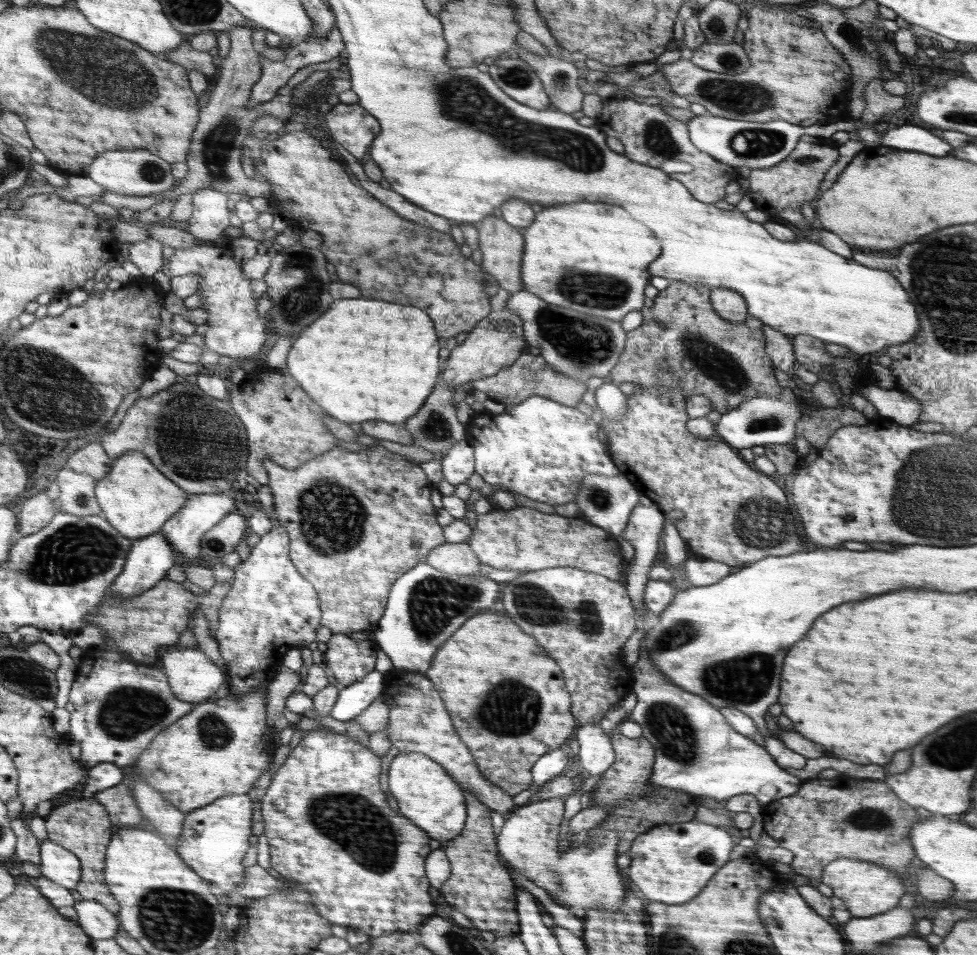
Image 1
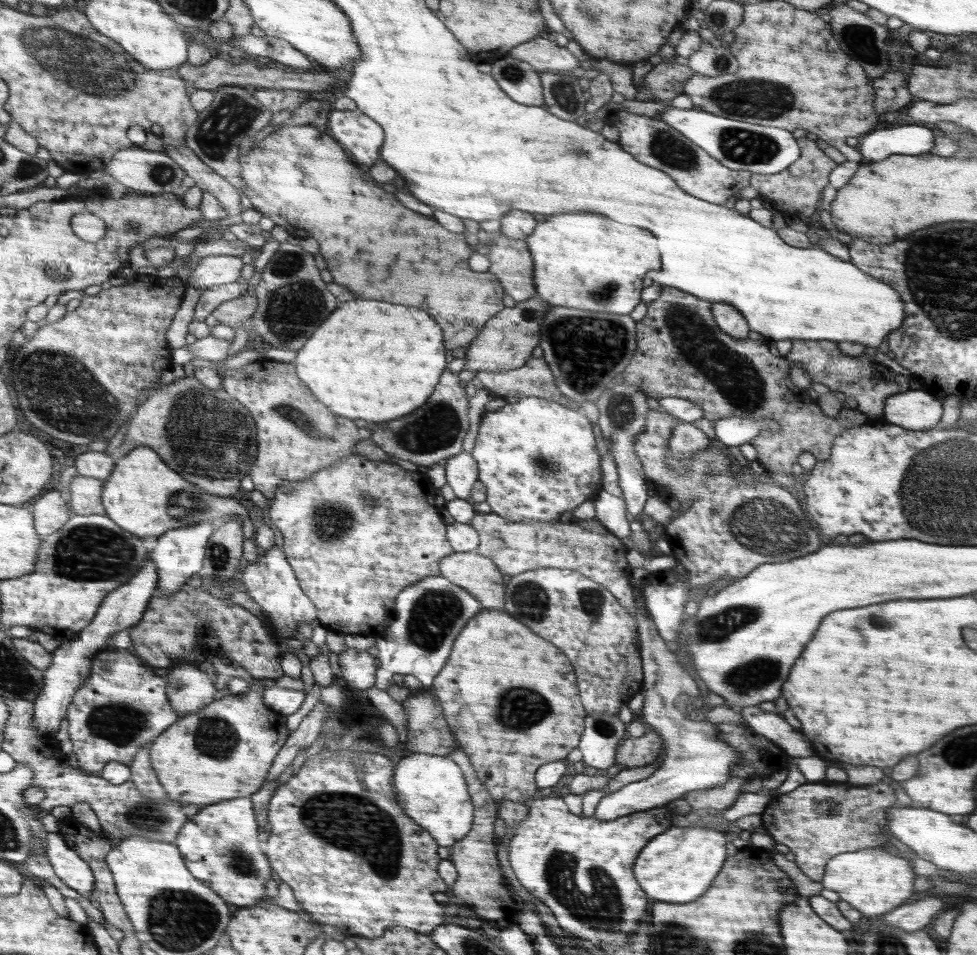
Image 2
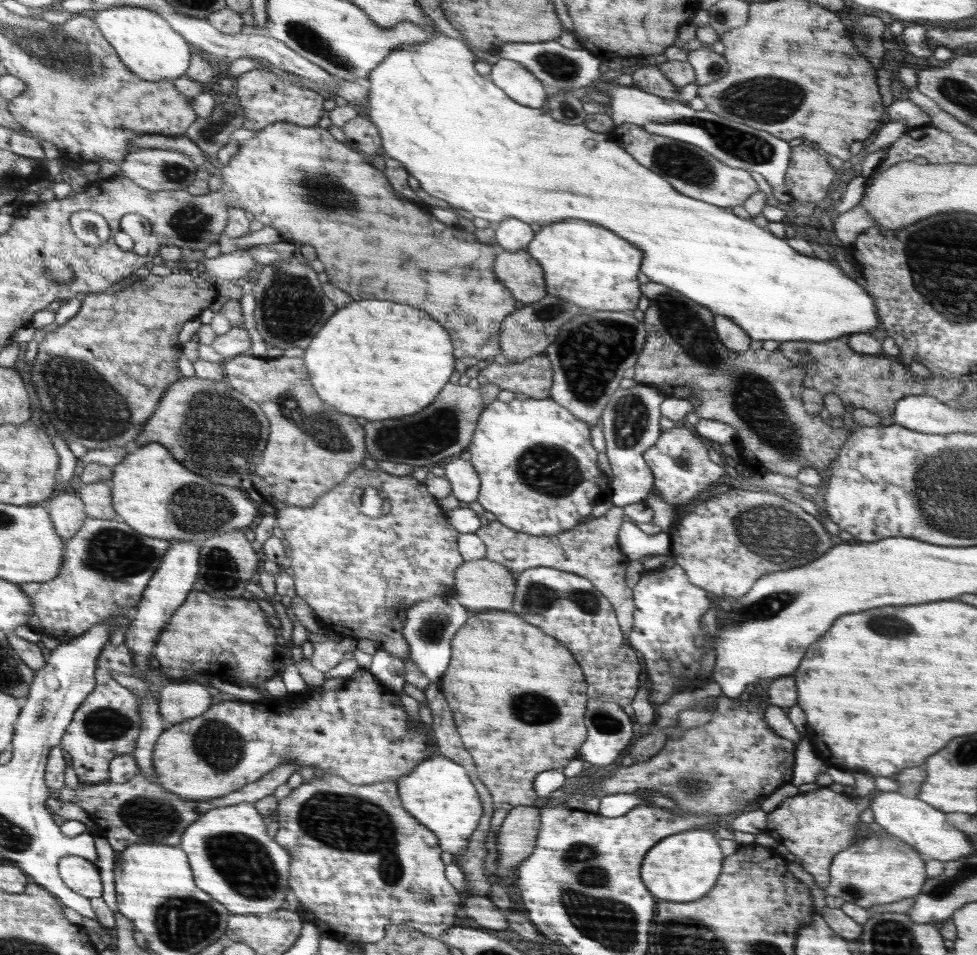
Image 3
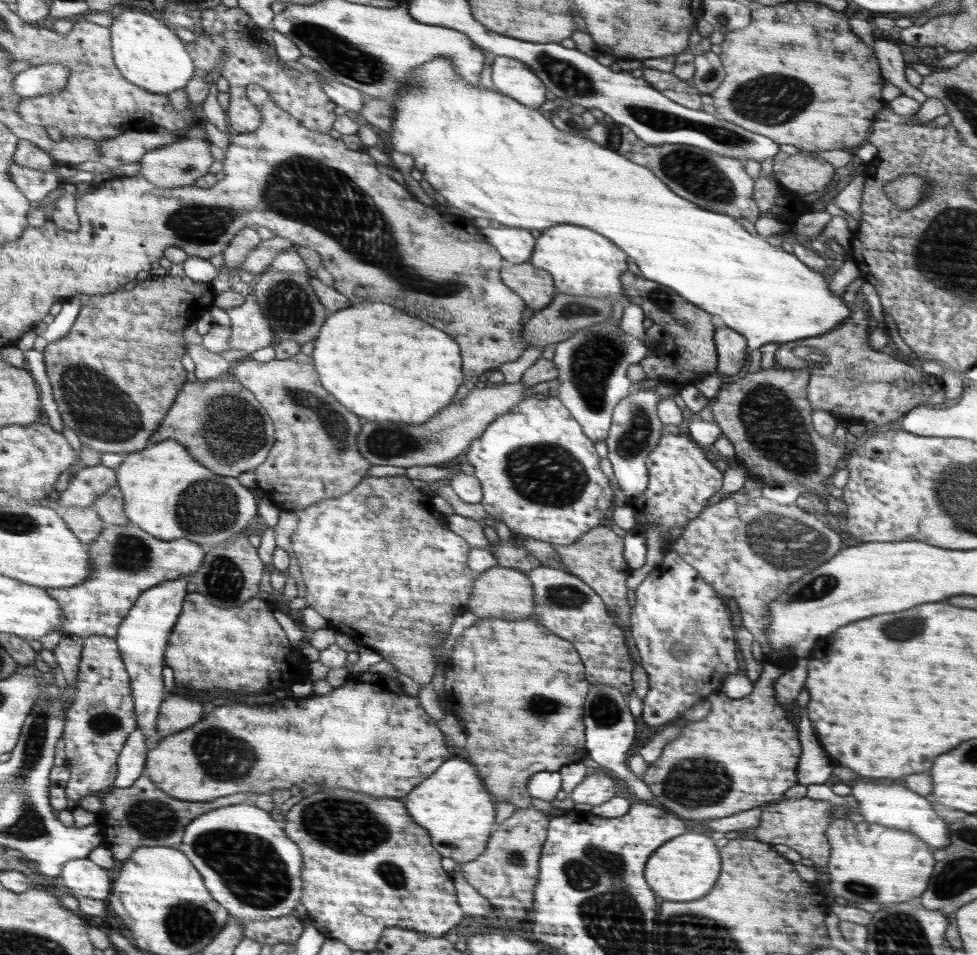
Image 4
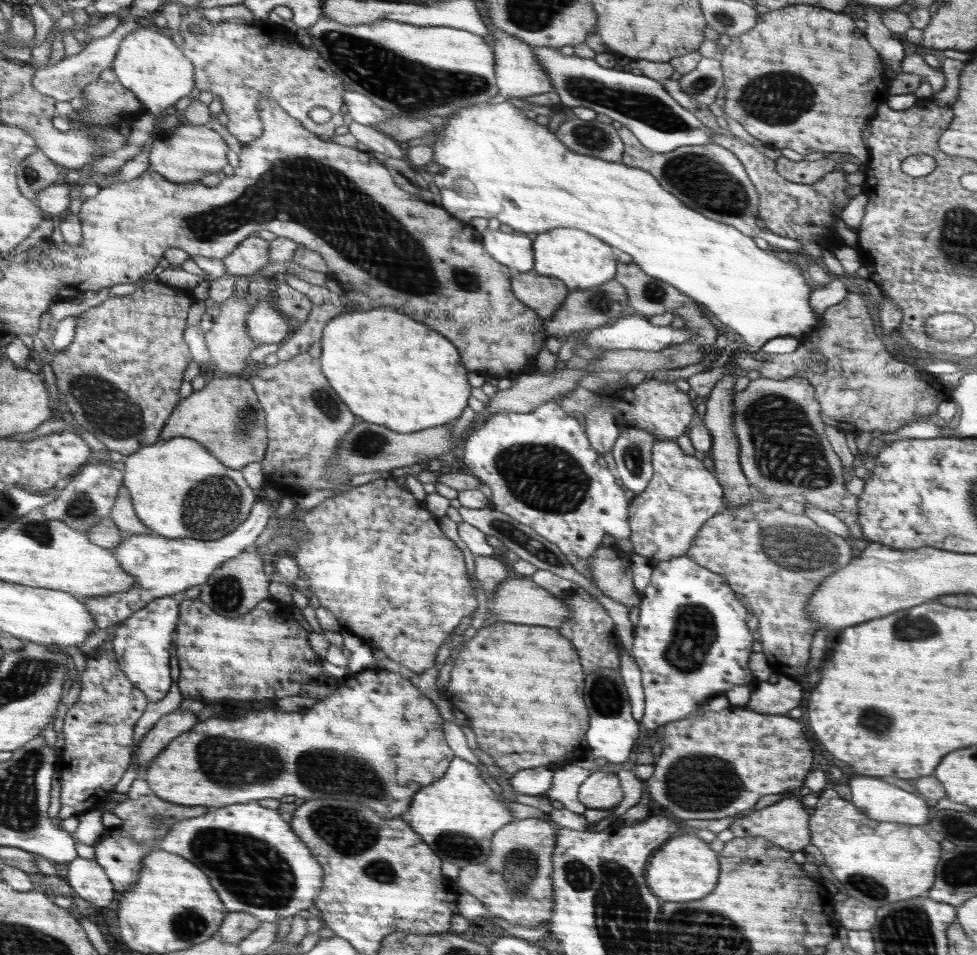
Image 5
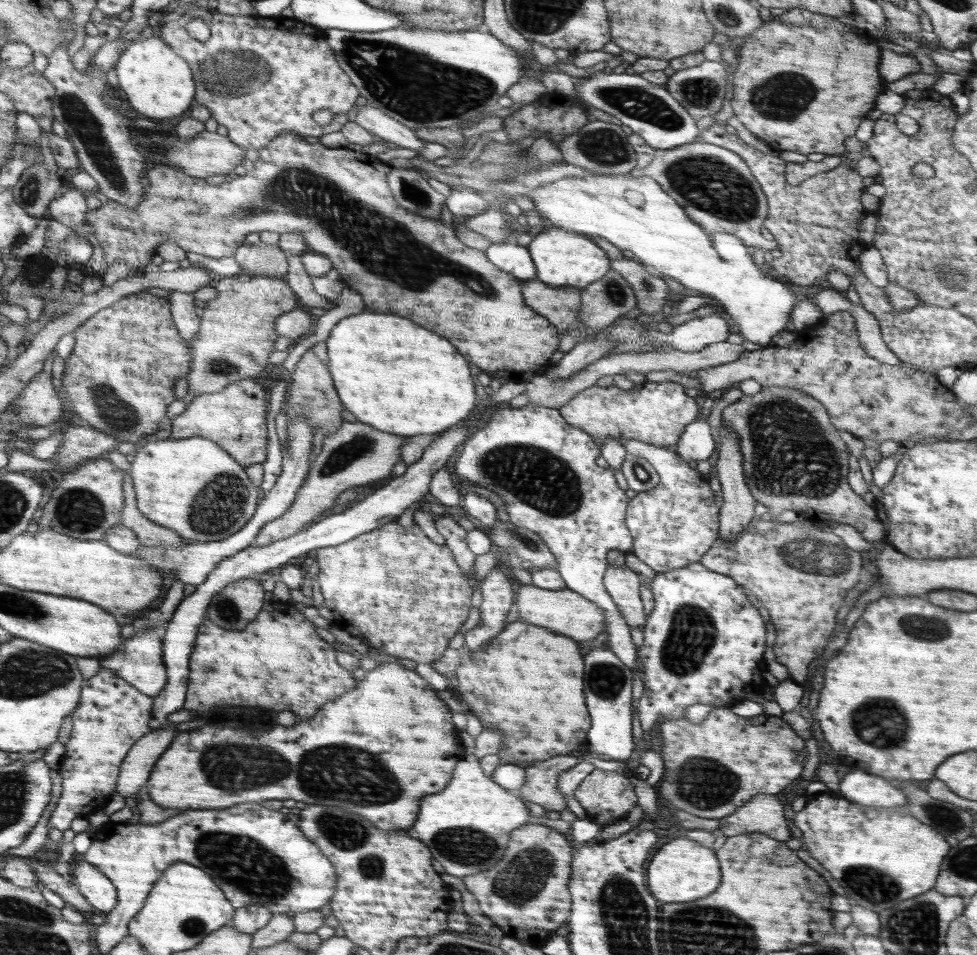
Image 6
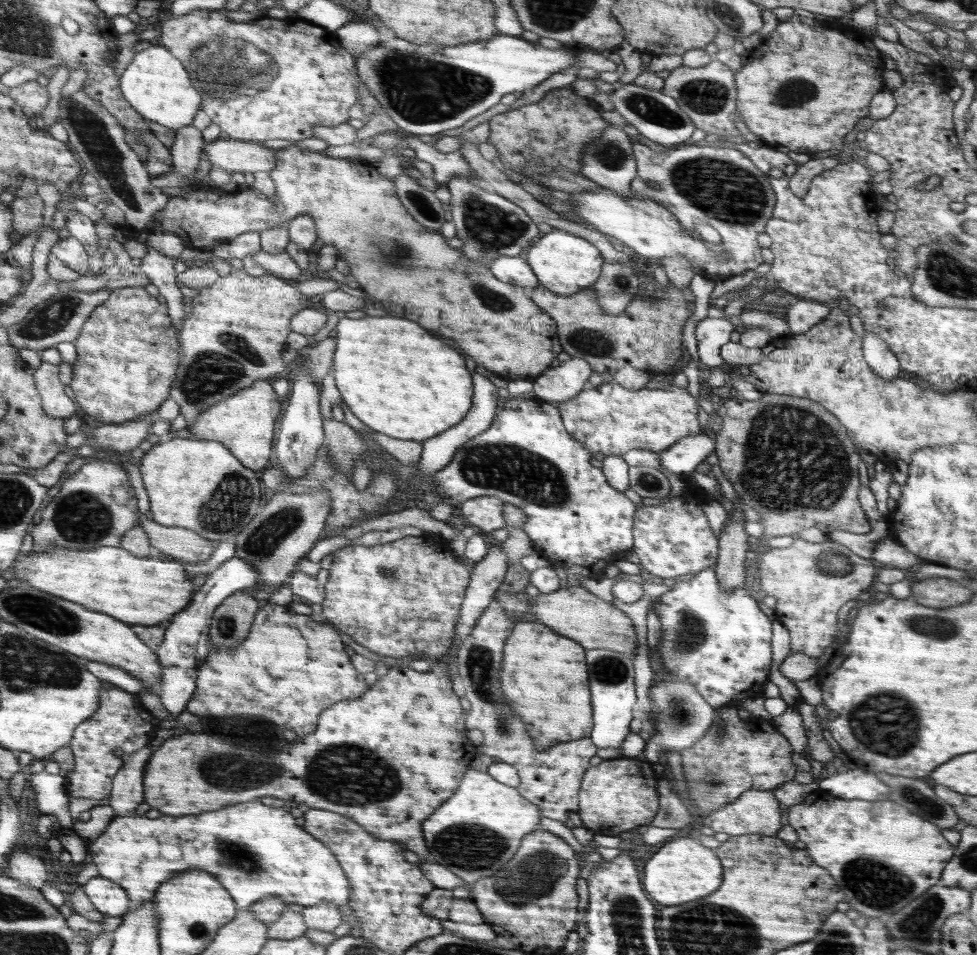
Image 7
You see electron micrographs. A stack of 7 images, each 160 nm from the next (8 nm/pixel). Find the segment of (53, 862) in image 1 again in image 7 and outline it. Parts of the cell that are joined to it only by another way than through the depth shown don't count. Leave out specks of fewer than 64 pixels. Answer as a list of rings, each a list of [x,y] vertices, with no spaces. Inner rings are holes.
[[[97,875],[82,886],[98,912],[108,916],[124,915],[131,908],[129,894],[118,883]]]

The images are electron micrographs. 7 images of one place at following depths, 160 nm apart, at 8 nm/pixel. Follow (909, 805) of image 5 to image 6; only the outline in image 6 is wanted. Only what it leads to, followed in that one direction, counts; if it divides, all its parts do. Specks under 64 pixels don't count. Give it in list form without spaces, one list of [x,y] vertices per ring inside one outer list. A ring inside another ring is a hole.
[[[854,770],[848,772],[839,782],[839,790],[836,795],[854,804],[875,809],[903,808],[908,802],[908,797],[894,788],[885,778],[866,774]]]

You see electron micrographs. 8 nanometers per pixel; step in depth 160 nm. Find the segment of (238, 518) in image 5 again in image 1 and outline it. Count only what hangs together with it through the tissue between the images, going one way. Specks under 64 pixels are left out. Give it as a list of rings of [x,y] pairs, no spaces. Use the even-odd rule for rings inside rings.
[[[130,452],[114,460],[110,472],[96,483],[95,497],[102,516],[126,538],[135,540],[157,533],[188,500],[188,494],[156,468],[142,452]]]

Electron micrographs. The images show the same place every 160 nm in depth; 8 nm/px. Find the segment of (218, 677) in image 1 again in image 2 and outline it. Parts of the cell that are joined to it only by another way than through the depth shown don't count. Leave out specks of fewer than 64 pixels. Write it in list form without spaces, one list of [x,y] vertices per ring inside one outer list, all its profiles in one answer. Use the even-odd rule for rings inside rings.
[[[179,662],[178,666],[172,666],[170,668],[166,696],[173,709],[180,716],[184,716],[190,713],[196,713],[197,710],[208,706],[214,700],[217,687],[213,680],[210,680],[209,676],[206,676],[204,672],[200,672],[200,668],[196,668],[198,664],[192,664],[192,666],[180,666],[180,664],[184,663]]]

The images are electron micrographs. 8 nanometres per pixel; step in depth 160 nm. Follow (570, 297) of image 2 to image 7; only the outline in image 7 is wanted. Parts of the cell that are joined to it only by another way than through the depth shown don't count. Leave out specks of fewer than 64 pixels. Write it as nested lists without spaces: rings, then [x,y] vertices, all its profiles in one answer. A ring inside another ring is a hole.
[[[552,230],[534,244],[526,256],[528,266],[537,276],[539,284],[554,294],[571,295],[588,289],[600,278],[604,264],[601,252],[584,238],[566,234],[564,230]]]

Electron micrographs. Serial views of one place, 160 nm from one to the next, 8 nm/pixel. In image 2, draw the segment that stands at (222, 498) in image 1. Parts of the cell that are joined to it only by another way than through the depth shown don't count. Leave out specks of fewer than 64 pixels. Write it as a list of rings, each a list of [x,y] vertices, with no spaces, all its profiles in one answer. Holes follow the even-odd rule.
[[[207,520],[196,524],[196,526],[186,526],[175,528],[156,538],[157,545],[149,553],[152,562],[156,563],[160,580],[155,594],[170,596],[176,594],[186,585],[186,580],[190,577],[197,576],[204,568],[205,553],[208,551],[209,538],[213,536],[218,524]]]

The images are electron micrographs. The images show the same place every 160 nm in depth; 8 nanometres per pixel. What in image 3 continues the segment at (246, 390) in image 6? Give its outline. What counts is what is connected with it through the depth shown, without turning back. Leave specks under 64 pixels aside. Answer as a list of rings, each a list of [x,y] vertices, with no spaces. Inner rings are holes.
[[[197,377],[183,378],[165,390],[166,396],[154,411],[145,428],[133,442],[132,448],[144,447],[151,443],[162,444],[172,452],[182,466],[194,470],[210,482],[224,486],[238,487],[242,478],[248,478],[261,464],[266,446],[269,443],[269,419],[261,406],[241,391],[230,387],[225,380],[214,381]]]

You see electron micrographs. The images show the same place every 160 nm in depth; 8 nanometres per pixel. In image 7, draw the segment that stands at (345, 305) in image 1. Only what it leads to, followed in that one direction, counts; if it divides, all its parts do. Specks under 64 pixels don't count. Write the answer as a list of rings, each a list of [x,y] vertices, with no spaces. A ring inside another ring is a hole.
[[[376,308],[359,320],[341,315],[335,328],[337,351],[333,355],[332,375],[352,414],[374,431],[420,443],[462,422],[472,406],[472,378],[462,356],[430,336],[416,322],[392,316],[370,318],[374,316],[372,312],[376,312]]]

